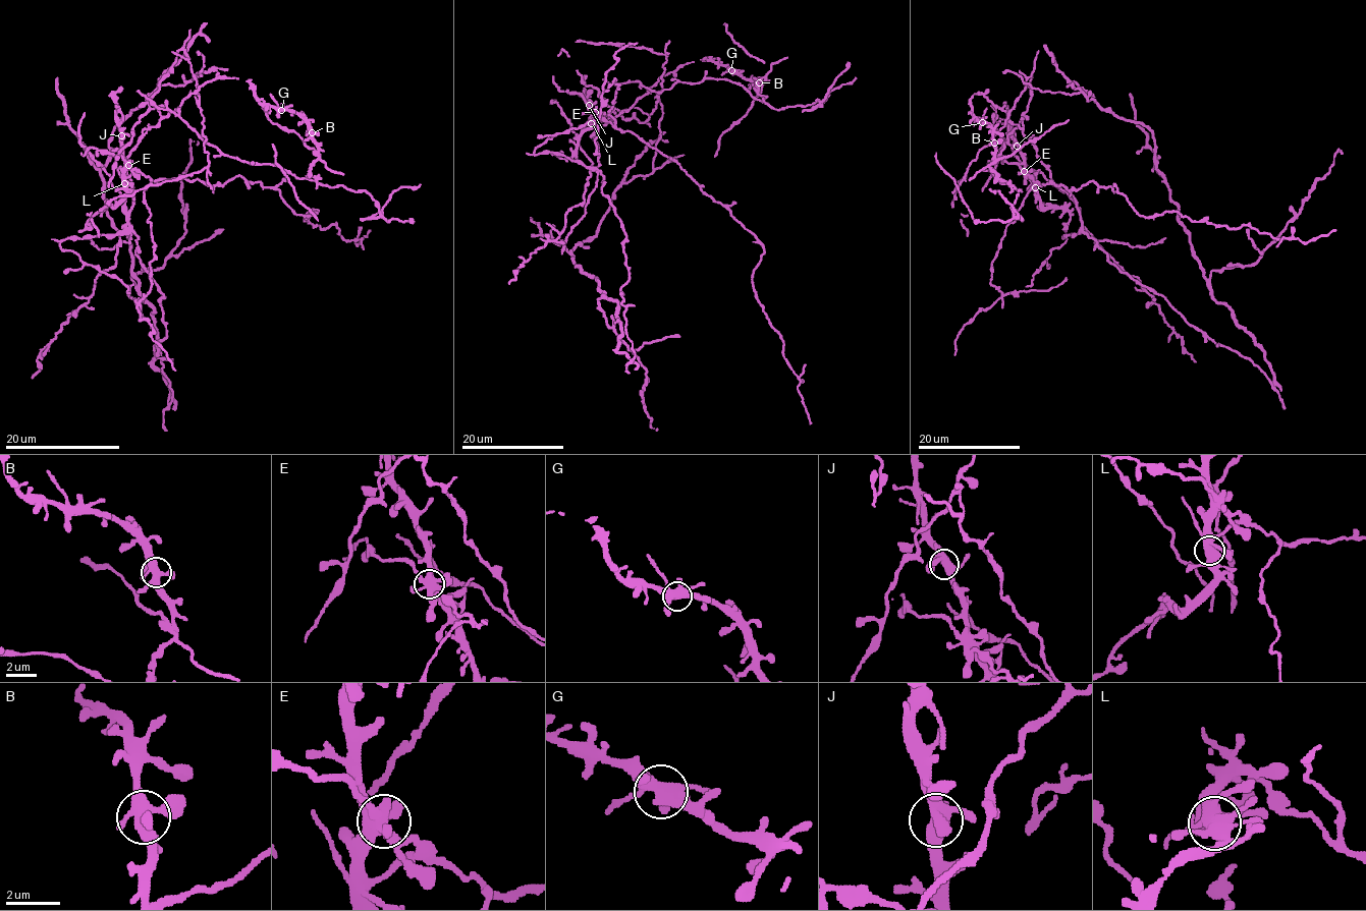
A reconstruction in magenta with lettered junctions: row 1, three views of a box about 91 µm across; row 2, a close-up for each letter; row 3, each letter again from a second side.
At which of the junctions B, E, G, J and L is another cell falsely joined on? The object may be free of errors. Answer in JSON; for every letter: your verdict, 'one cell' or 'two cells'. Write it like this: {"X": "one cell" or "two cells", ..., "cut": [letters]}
{"B": "one cell", "E": "two cells", "G": "one cell", "J": "one cell", "L": "one cell", "cut": ["E"]}

